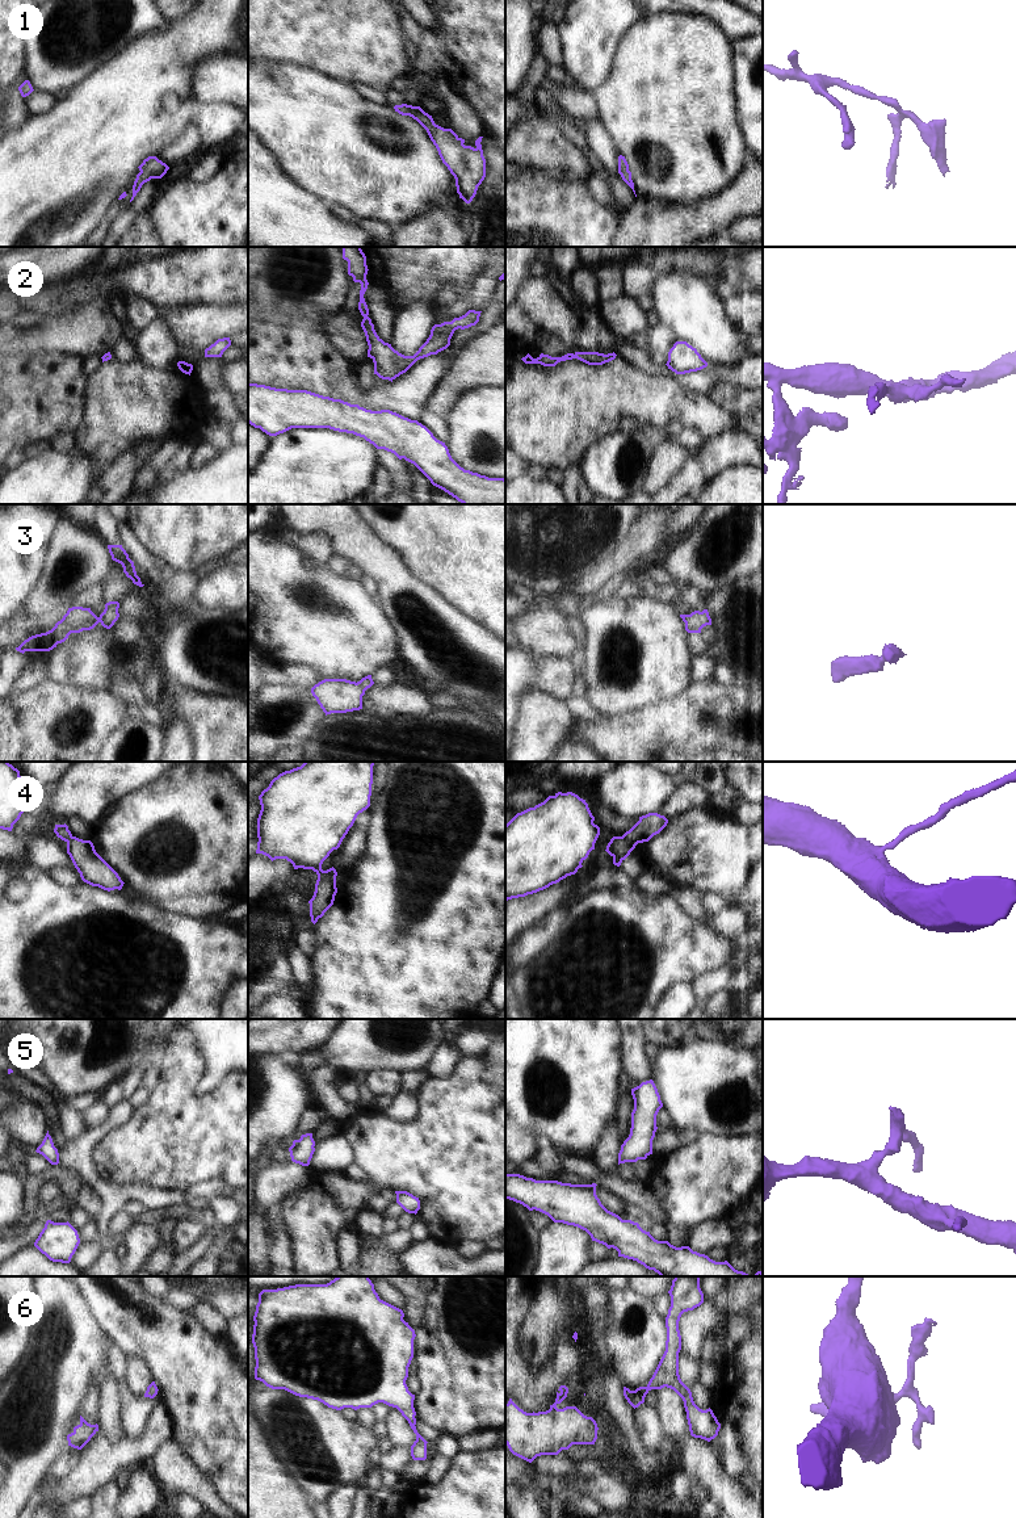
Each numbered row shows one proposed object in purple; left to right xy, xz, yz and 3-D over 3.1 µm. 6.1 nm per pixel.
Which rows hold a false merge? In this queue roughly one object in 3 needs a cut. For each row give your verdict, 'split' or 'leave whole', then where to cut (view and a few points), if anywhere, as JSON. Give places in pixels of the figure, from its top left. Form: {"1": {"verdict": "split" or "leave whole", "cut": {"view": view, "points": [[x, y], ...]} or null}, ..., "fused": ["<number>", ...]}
{"1": {"verdict": "leave whole", "cut": null}, "2": {"verdict": "leave whole", "cut": null}, "3": {"verdict": "leave whole", "cut": null}, "4": {"verdict": "split", "cut": {"view": "xz", "points": [[324, 871], [335, 885]]}}, "5": {"verdict": "leave whole", "cut": null}, "6": {"verdict": "leave whole", "cut": null}, "fused": ["4"]}

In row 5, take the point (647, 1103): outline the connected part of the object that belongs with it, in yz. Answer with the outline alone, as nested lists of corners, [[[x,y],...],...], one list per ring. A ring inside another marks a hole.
[[[652,1079],[642,1082],[631,1089],[634,1110],[631,1112],[631,1128],[629,1137],[621,1145],[618,1165],[646,1160],[652,1154],[656,1115],[663,1107],[660,1095]]]

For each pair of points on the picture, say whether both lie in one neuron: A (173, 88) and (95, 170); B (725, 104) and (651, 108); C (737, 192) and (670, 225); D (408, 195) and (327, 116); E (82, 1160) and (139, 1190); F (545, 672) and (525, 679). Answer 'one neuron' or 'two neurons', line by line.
A: one neuron
B: one neuron
C: one neuron
D: one neuron
E: one neuron
F: two neurons

